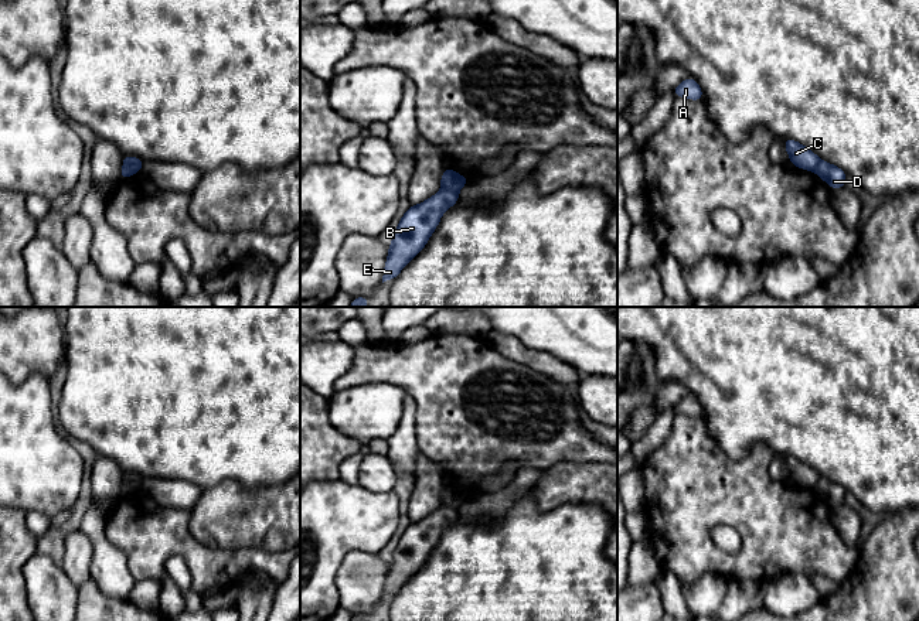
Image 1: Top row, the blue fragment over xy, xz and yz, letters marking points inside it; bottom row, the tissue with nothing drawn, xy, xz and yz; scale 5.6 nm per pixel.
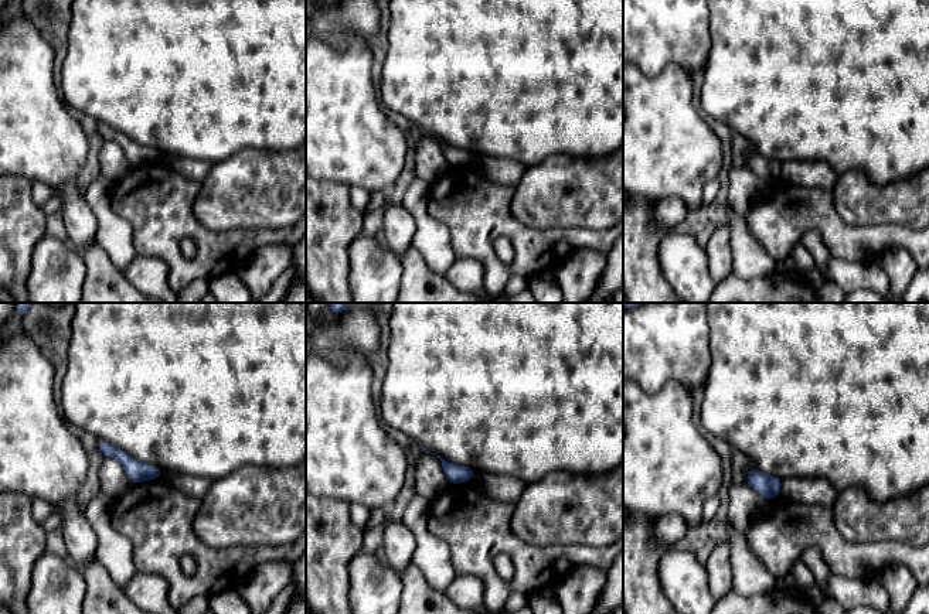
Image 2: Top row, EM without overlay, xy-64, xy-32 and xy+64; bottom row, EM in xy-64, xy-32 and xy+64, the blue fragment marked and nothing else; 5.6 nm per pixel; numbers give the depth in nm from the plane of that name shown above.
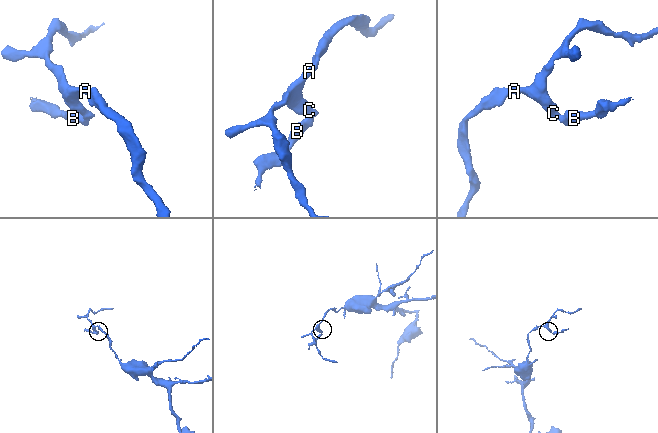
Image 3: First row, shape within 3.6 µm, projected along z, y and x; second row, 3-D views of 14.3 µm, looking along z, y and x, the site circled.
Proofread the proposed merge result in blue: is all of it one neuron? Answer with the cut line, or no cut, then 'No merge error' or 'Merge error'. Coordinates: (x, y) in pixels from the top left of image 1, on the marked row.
Split along xy (123, 159), (139, 169). Merge error

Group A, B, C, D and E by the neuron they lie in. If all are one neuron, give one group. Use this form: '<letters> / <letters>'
A C / B D E

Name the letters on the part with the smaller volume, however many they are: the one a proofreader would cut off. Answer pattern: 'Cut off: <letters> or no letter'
Cut off: B, D, E

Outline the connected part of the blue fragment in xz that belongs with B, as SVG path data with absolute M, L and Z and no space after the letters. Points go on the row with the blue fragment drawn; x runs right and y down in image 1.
M439 190L426 201L412 205L401 218L392 235L382 283L399 272L425 248L442 215L459 201L459 191Z

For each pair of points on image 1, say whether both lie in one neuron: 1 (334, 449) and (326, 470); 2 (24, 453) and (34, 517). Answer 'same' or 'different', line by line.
1: same
2: different

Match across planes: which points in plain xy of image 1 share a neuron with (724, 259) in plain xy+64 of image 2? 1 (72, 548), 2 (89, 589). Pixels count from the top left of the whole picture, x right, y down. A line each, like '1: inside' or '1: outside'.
1: inside
2: outside

